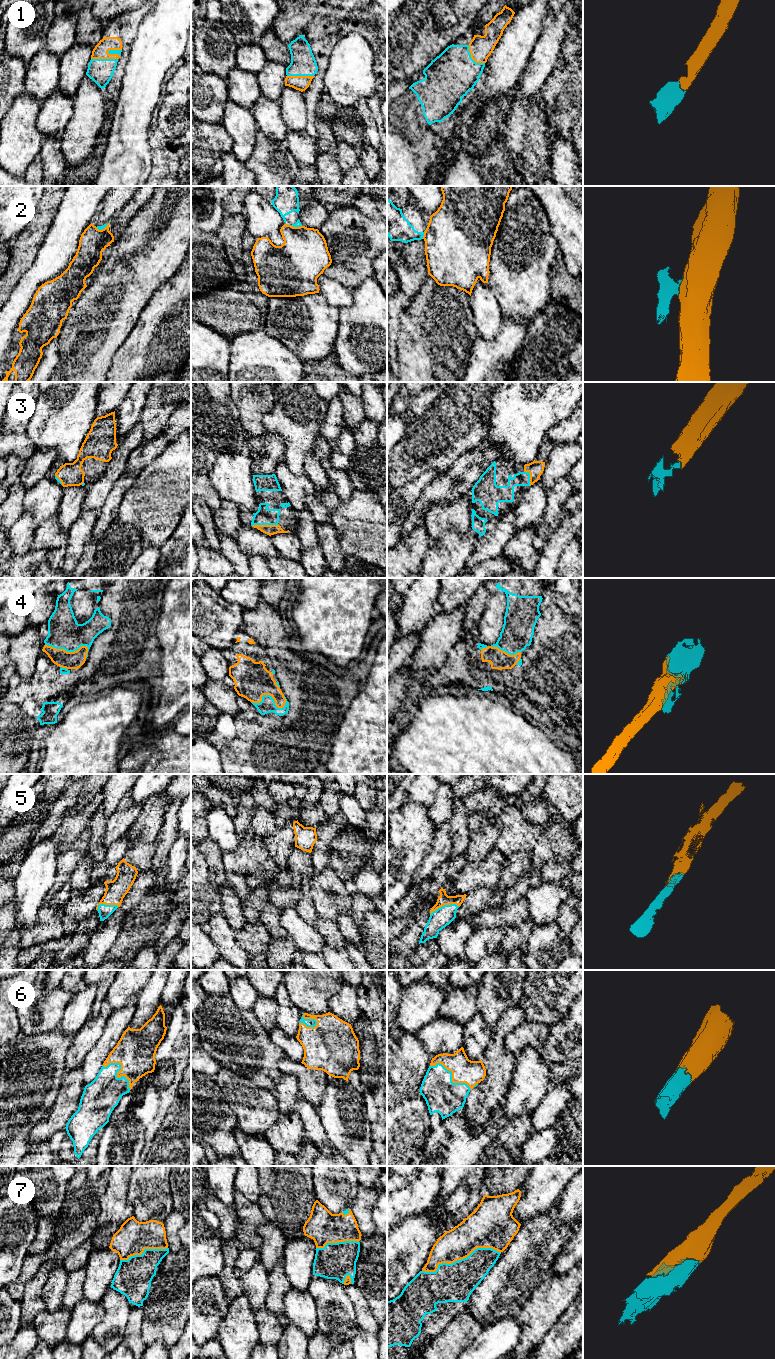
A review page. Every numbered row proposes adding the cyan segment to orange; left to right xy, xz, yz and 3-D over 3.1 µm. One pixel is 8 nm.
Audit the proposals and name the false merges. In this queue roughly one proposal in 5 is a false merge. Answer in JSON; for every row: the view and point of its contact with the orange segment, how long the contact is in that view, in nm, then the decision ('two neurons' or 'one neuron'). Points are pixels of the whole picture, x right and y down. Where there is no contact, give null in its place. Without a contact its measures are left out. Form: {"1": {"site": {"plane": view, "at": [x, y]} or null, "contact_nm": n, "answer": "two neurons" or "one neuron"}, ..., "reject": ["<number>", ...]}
{"1": {"site": {"plane": "xy", "at": [104, 58]}, "contact_nm": 220, "answer": "one neuron"}, "2": {"site": {"plane": "yz", "at": [424, 235]}, "contact_nm": 70, "answer": "two neurons"}, "3": {"site": {"plane": "xz", "at": [265, 525]}, "contact_nm": 220, "answer": "one neuron"}, "4": {"site": {"plane": "xz", "at": [270, 695]}, "contact_nm": 280, "answer": "one neuron"}, "5": {"site": {"plane": "yz", "at": [444, 904]}, "contact_nm": 260, "answer": "one neuron"}, "6": {"site": {"plane": "xy", "at": [117, 1072]}, "contact_nm": 300, "answer": "one neuron"}, "7": {"site": {"plane": "yz", "at": [460, 1259]}, "contact_nm": 650, "answer": "one neuron"}, "reject": ["2"]}

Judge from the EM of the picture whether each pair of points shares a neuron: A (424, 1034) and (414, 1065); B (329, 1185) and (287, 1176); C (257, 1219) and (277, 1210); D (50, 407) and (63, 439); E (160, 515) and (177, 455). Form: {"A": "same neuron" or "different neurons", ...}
{"A": "different neurons", "B": "different neurons", "C": "different neurons", "D": "same neuron", "E": "same neuron"}

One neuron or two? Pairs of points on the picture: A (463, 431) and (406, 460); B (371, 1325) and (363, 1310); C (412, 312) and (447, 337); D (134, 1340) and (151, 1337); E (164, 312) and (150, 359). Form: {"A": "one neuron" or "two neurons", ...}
{"A": "one neuron", "B": "one neuron", "C": "one neuron", "D": "two neurons", "E": "one neuron"}

